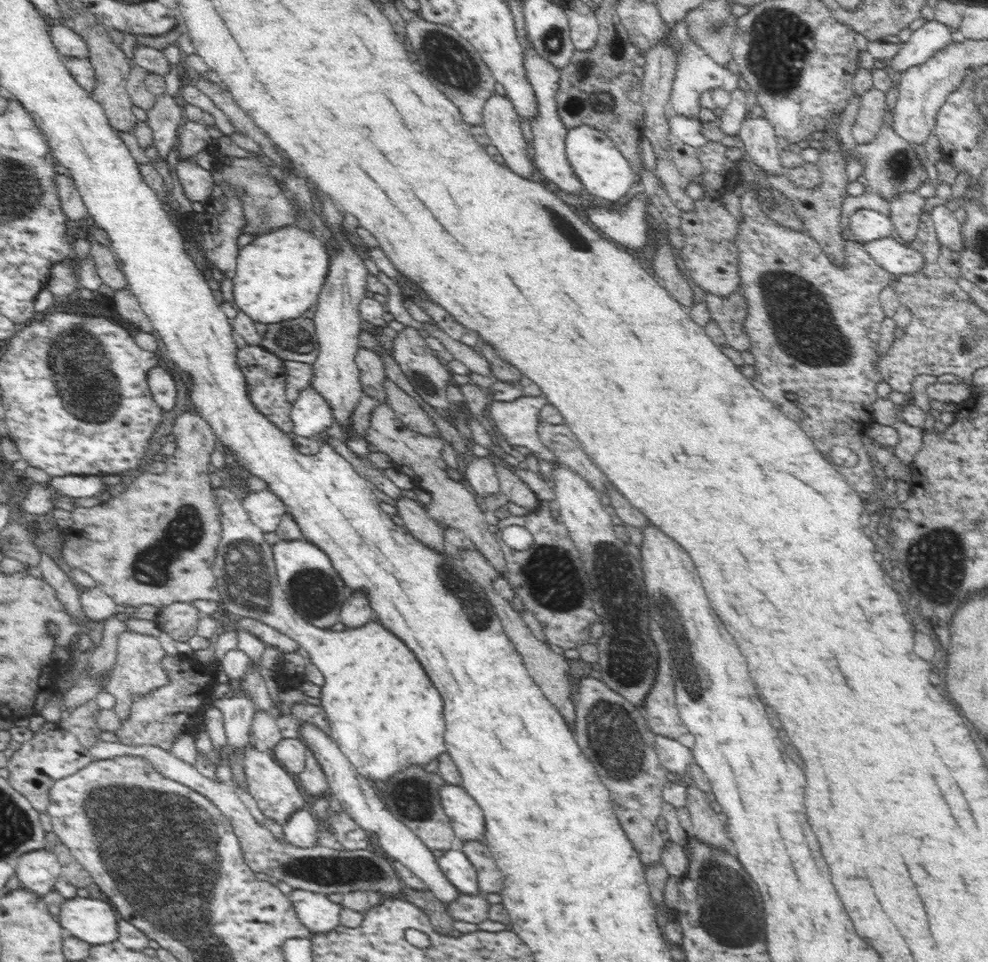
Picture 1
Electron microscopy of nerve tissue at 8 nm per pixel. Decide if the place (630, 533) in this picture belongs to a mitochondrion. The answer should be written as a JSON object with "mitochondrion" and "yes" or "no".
{"mitochondrion":"no"}

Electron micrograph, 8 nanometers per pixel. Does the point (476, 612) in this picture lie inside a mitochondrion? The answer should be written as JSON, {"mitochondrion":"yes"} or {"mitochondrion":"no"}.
{"mitochondrion":"yes"}

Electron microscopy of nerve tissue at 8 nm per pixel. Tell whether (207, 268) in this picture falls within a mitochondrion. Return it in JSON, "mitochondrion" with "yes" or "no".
{"mitochondrion":"no"}

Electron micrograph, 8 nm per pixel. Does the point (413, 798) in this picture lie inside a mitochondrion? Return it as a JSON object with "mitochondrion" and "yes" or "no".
{"mitochondrion":"yes"}

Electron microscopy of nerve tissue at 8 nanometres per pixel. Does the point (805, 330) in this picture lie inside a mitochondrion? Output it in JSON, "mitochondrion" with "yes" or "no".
{"mitochondrion":"yes"}

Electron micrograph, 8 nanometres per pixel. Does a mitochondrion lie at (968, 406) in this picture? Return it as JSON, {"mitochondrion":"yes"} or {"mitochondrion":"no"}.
{"mitochondrion":"no"}

